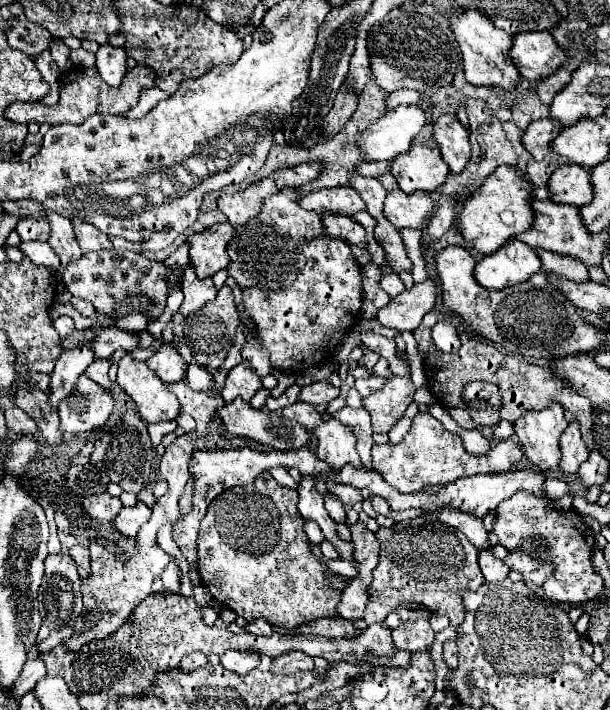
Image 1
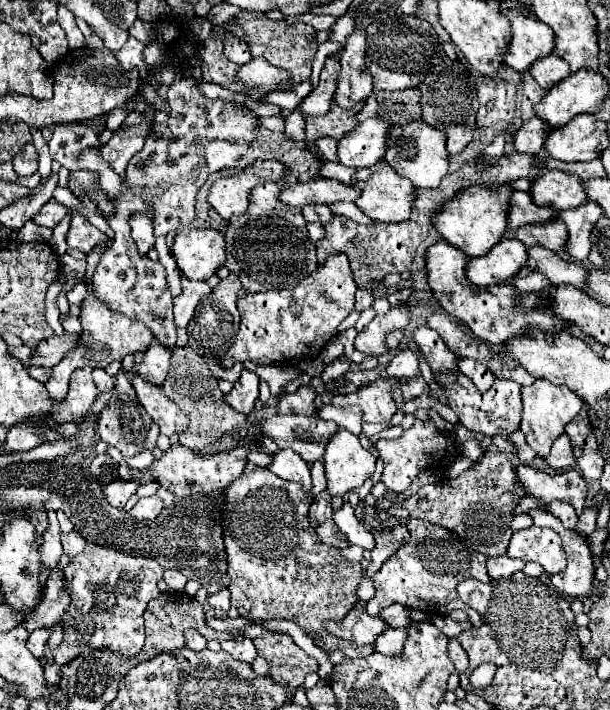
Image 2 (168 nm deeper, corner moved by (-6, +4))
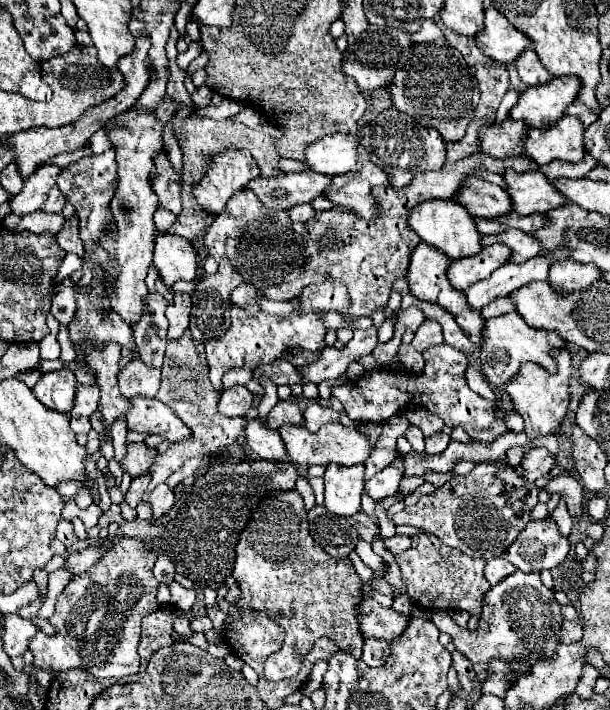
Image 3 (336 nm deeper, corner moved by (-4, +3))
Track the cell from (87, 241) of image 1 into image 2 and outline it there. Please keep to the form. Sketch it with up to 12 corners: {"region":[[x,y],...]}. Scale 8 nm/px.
{"region":[[73,213],[67,231],[69,249],[89,253],[107,243],[97,227]]}

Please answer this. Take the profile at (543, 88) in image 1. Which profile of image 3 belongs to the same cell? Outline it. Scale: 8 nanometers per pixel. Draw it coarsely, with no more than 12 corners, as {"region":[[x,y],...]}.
{"region":[[527,48],[515,62],[527,86],[541,86],[553,76],[537,52]]}

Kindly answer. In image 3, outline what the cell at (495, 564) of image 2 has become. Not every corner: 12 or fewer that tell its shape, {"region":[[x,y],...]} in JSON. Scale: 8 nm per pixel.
{"region":[[493,558],[485,566],[489,584],[501,582],[515,568],[505,558]]}

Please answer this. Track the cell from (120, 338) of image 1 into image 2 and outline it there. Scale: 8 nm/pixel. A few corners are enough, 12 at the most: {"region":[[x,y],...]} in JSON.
{"region":[[77,333],[53,335],[31,353],[31,367],[53,367],[77,345]]}

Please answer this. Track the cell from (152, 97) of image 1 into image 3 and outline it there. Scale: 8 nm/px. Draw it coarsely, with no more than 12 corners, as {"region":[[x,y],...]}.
{"region":[[105,128],[91,136],[93,154],[101,154],[111,148]]}

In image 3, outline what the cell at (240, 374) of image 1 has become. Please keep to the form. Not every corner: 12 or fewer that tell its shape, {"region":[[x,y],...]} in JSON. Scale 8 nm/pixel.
{"region":[[243,384],[223,390],[217,408],[223,416],[245,416],[253,392]]}

